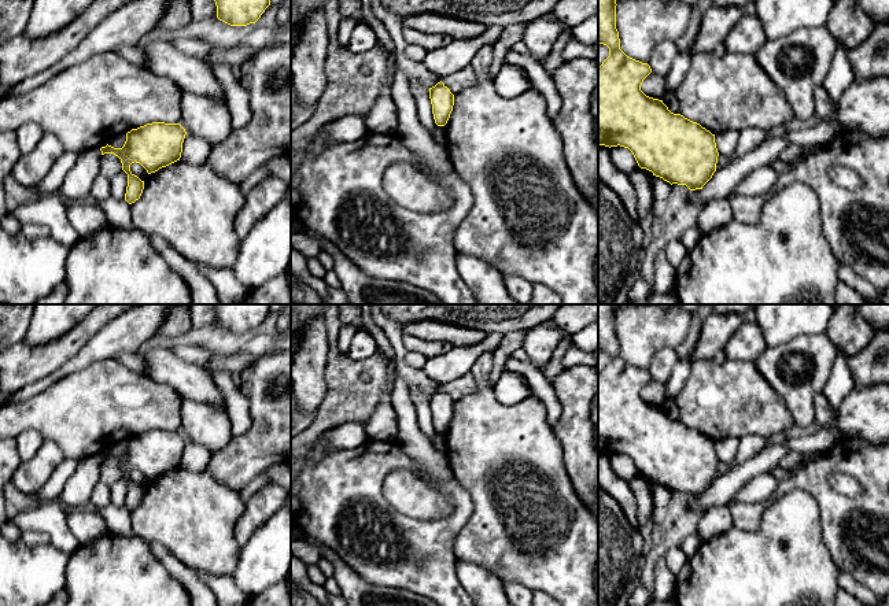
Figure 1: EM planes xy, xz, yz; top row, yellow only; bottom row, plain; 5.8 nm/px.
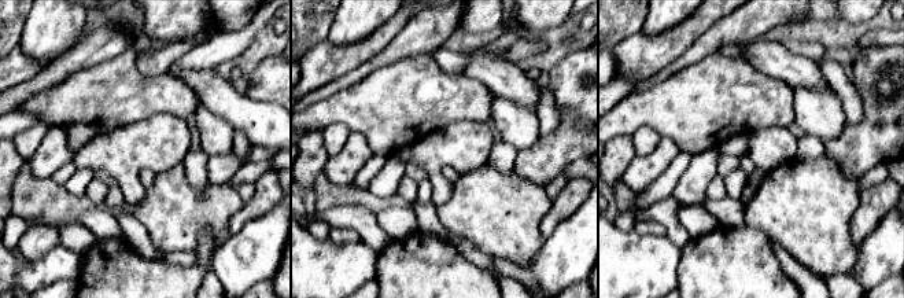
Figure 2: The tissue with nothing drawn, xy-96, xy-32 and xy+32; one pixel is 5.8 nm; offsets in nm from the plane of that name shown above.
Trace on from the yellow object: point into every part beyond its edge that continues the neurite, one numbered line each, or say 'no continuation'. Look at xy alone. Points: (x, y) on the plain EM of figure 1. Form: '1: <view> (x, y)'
no continuation

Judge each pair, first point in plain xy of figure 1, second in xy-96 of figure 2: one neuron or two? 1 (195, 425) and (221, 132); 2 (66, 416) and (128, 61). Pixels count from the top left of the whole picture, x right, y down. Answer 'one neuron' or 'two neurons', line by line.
1: one neuron
2: one neuron

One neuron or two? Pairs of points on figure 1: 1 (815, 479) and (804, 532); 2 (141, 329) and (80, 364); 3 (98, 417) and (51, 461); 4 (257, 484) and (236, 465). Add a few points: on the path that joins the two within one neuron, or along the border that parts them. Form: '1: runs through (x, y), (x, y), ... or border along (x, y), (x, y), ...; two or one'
1: border along (778, 495), (805, 490), (822, 525); two
2: runs through (126, 333), (115, 336), (95, 350); one
3: border along (44, 439), (52, 440), (65, 457); two
4: border along (262, 472), (239, 490); two

